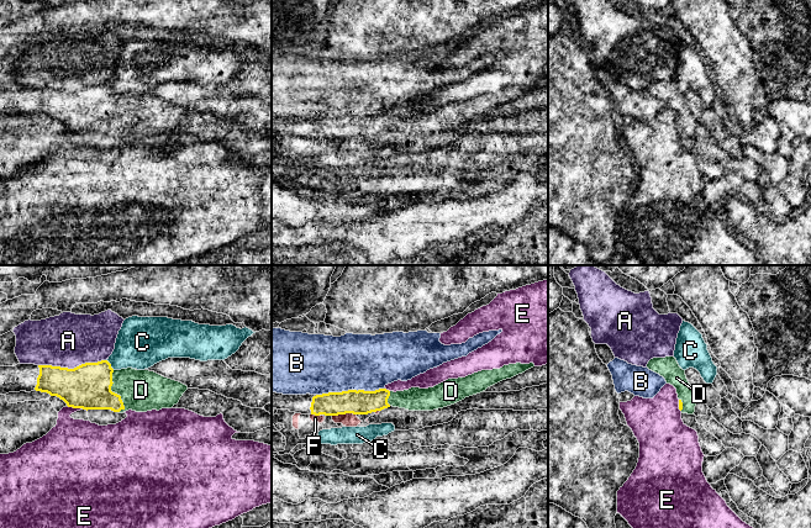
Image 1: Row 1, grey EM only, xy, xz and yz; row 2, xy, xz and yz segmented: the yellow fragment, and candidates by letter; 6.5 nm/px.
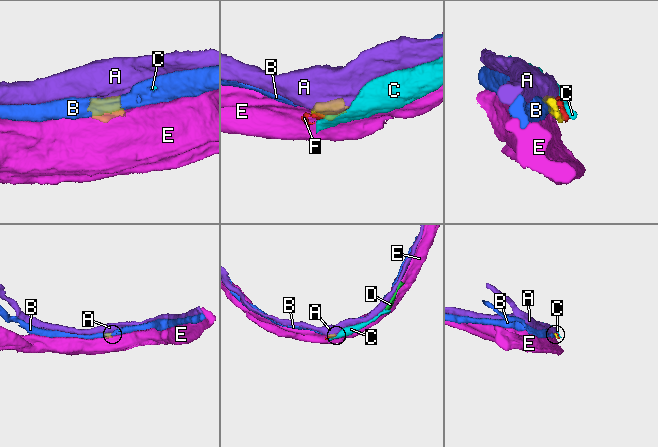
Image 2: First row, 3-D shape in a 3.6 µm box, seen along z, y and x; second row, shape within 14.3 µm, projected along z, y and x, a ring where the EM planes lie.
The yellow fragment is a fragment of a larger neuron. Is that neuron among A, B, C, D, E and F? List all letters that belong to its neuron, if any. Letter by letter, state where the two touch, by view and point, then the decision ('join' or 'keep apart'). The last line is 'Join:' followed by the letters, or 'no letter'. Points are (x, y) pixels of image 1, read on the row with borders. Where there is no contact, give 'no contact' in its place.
A: meets yellow in xy at (72, 369); keep apart
B: meets yellow in xz at (349, 390); keep apart
C: meets yellow in xy at (110, 364); keep apart
D: meets yellow in xy at (114, 392); join
E: meets yellow in xy at (74, 407); keep apart
F: meets yellow in xz at (343, 413); keep apart
Join: D

